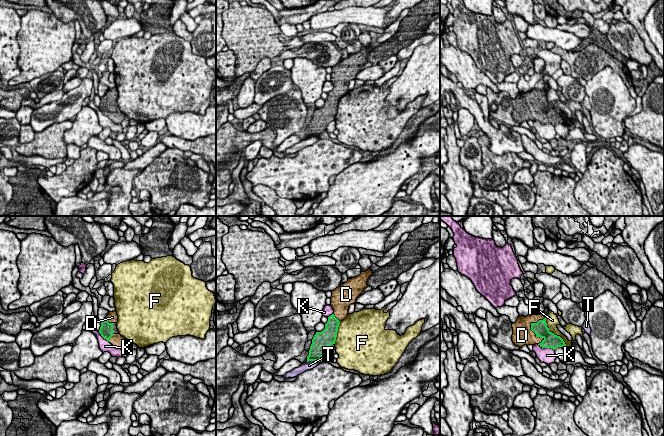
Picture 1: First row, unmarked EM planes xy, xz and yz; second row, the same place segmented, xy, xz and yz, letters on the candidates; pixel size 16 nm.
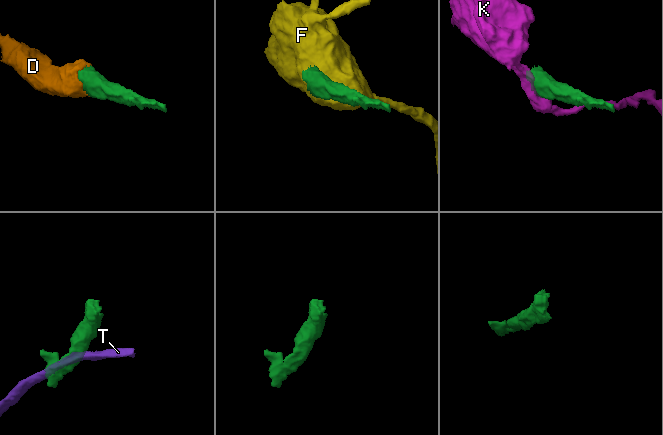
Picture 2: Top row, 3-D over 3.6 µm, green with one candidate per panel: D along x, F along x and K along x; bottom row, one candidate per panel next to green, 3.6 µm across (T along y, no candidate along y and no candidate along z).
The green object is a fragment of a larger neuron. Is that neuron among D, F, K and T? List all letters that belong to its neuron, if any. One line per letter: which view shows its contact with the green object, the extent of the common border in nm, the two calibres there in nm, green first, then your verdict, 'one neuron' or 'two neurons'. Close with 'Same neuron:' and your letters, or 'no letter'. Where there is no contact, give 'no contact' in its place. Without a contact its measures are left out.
D: contact in yz; length 460 nm; calibres 240 and 320 nm; one neuron
F: contact in yz; length 600 nm; calibres 240 and 200 nm; two neurons
K: contact in yz; length 300 nm; calibres 240 and 260 nm; two neurons
T: contact in xz; length 200 nm; calibres 280 and 130 nm; two neurons
Same neuron: D

